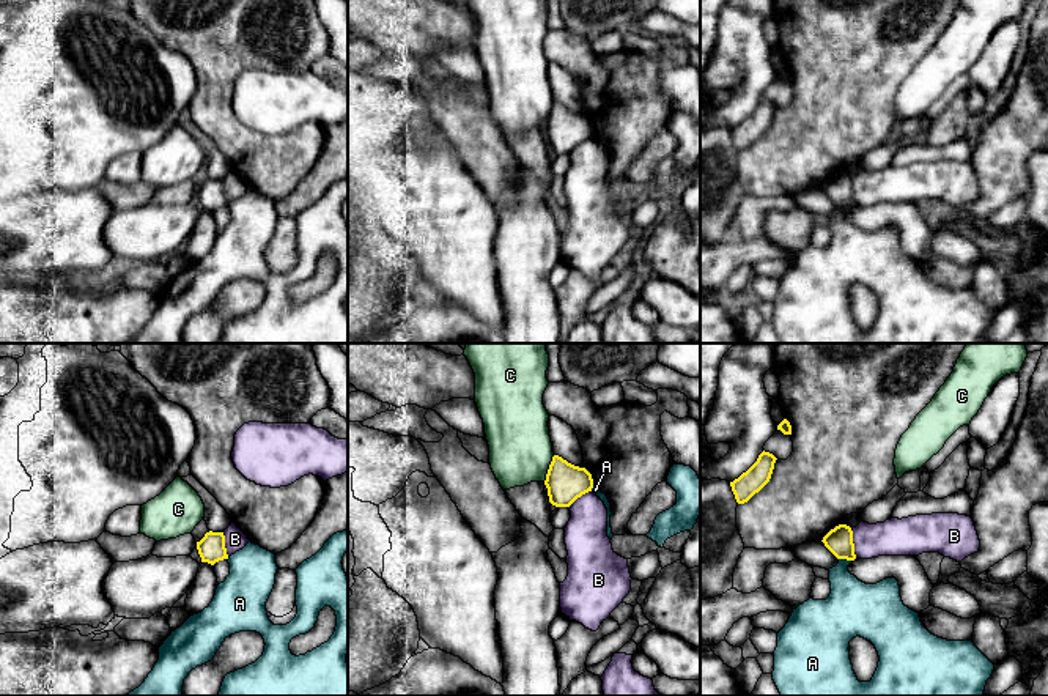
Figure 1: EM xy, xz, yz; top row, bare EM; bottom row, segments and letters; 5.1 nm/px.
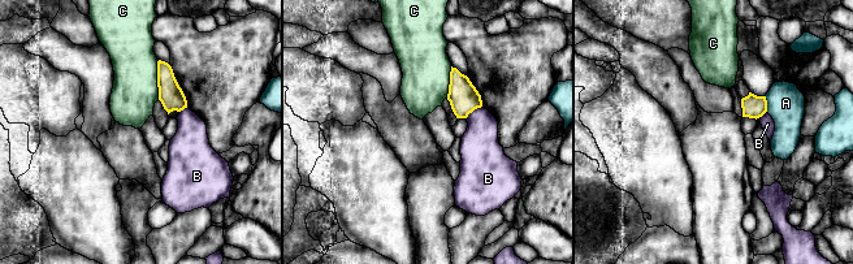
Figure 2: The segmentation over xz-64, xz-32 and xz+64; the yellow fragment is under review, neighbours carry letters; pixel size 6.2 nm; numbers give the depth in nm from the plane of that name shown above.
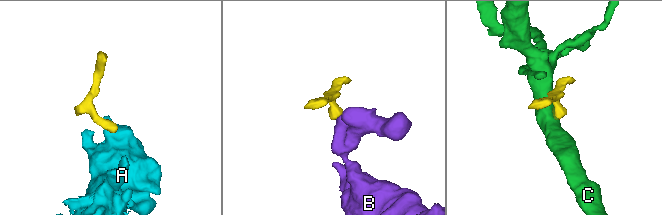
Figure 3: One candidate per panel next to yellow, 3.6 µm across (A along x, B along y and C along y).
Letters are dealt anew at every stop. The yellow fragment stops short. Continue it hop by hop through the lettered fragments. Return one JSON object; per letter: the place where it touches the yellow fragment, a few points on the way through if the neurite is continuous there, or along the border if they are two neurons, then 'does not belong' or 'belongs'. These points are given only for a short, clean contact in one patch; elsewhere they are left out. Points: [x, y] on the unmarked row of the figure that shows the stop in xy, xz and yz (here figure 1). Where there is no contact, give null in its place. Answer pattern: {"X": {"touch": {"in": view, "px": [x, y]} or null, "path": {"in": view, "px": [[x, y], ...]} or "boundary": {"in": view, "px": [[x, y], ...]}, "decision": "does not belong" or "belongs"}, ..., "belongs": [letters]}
{"A": {"touch": {"in": "yz", "px": [845, 205]}, "boundary": {"in": "yz", "px": [[839, 205], [852, 208]]}, "decision": "does not belong"}, "B": {"touch": {"in": "yz", "px": [853, 191]}, "boundary": {"in": "yz", "px": [[850, 177], [856, 205]]}, "decision": "does not belong"}, "C": {"touch": {"in": "xz", "px": [549, 115]}, "boundary": {"in": "xz", "px": [[554, 103], [543, 128]]}, "decision": "does not belong"}, "belongs": []}

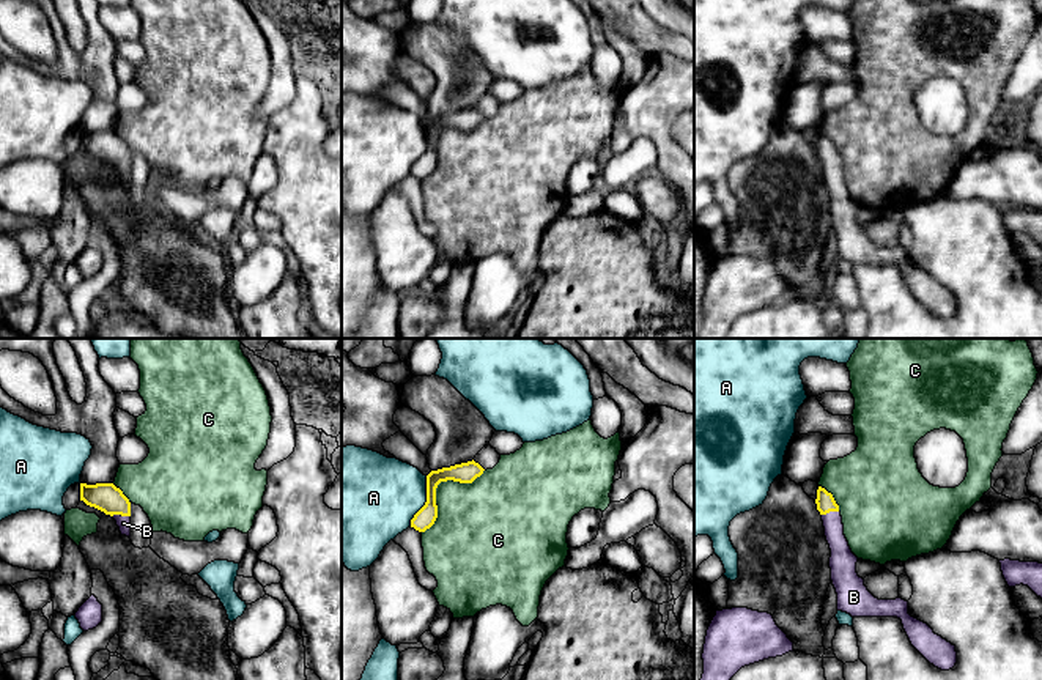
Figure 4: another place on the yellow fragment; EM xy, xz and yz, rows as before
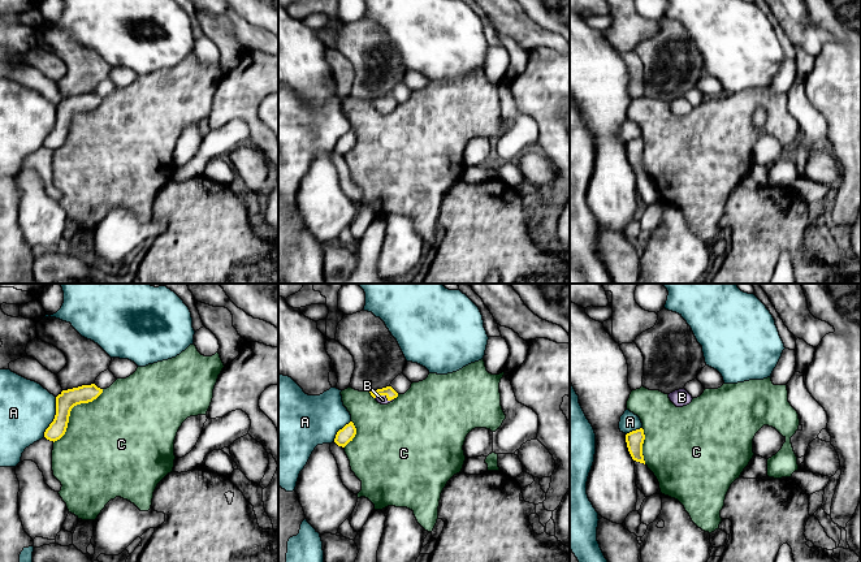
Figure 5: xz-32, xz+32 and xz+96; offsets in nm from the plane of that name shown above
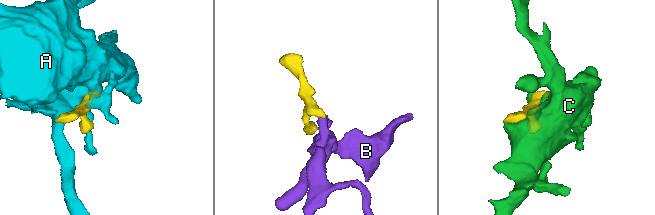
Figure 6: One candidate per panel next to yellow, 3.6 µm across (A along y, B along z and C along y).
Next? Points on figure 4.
{"A": {"touch": {"in": "xz", "px": [427, 148]}, "decision": "does not belong"}, "B": {"touch": {"in": "xy", "px": [121, 162]}, "path": {"in": "xy", "px": [[107, 145], [121, 162], [123, 170]]}, "decision": "belongs"}, "C": {"touch": {"in": "xz", "px": [436, 134]}, "decision": "does not belong"}, "belongs": ["B"]}

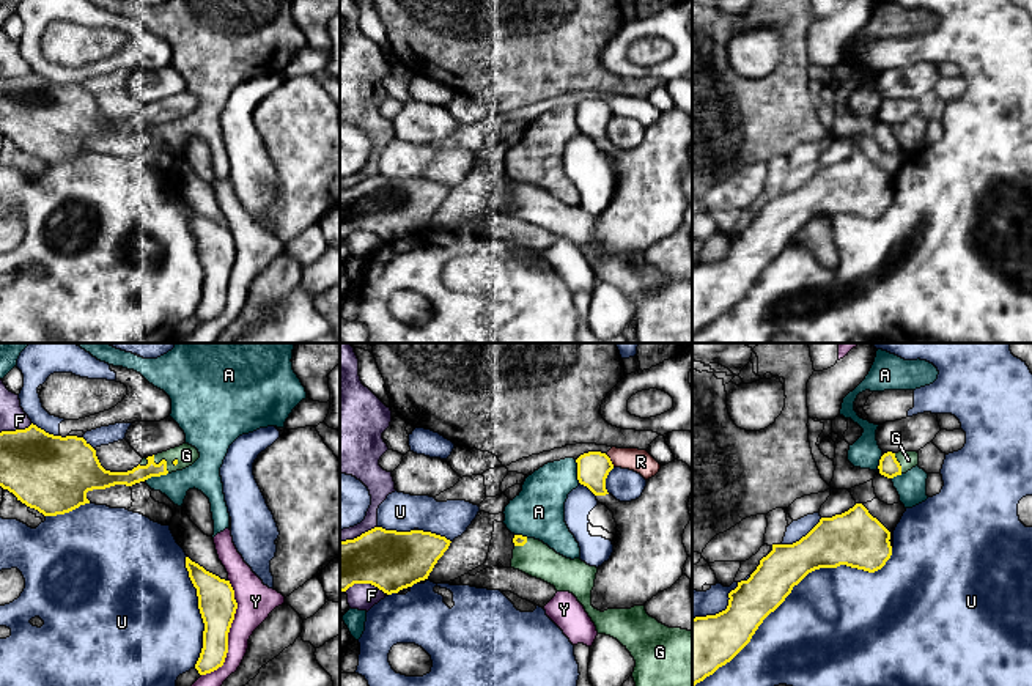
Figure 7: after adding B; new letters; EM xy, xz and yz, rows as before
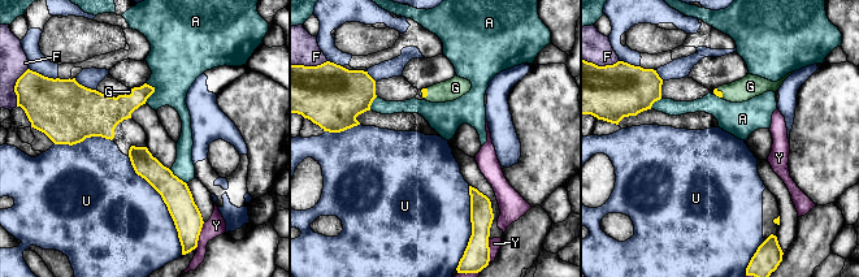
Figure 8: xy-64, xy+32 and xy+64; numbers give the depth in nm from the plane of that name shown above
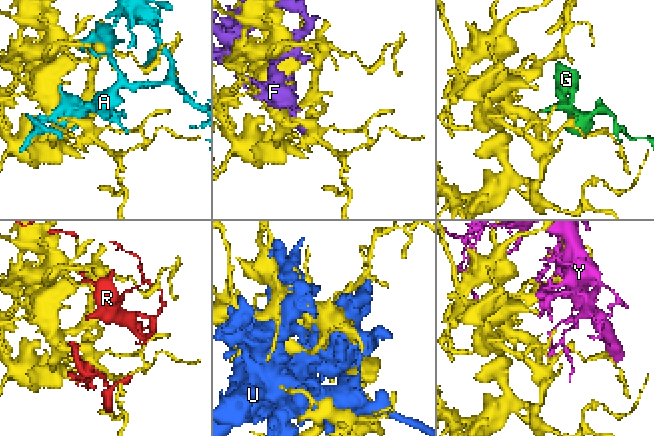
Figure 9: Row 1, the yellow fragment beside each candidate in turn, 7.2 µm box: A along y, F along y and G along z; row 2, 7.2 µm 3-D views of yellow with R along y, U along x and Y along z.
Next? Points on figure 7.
{"A": {"touch": {"in": "xz", "px": [578, 118]}, "decision": "does not belong"}, "F": {"touch": {"in": "xy", "px": [16, 77]}, "decision": "does not belong"}, "G": {"touch": {"in": "xy", "px": [162, 107]}, "decision": "belongs"}, "R": {"touch": {"in": "xz", "px": [611, 109]}, "boundary": {"in": "xz", "px": [[606, 103], [614, 114]]}, "decision": "does not belong"}, "U": {"touch": {"in": "yz", "px": [792, 236]}, "decision": "does not belong"}, "Y": {"touch": {"in": "xy", "px": [228, 279]}, "decision": "does not belong"}, "belongs": ["G"]}

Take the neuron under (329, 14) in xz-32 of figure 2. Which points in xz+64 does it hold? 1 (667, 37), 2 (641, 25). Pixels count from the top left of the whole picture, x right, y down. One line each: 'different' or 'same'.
1: same
2: same

